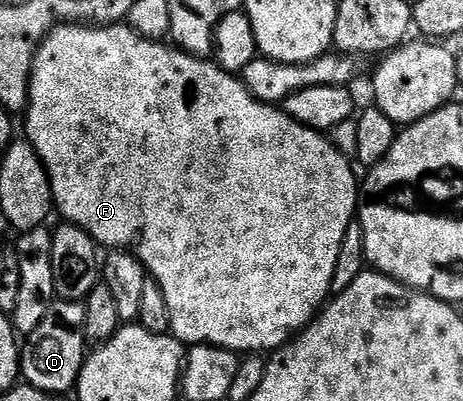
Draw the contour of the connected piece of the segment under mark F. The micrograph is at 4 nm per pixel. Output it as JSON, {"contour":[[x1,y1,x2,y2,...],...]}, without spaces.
{"contour":[[64,22,51,29,35,52,35,61,31,67,31,89,27,95,27,116,26,143,37,150,41,162,47,168,47,177,51,183,51,198,56,213,63,215,62,219,69,224,75,224,81,230,85,230,95,239,95,243,107,250,122,250,132,252,136,258,143,263,150,279,161,286,161,294,165,294,165,302,169,302,169,314,171,315,170,335,183,343,184,346,196,344,211,344,214,348,227,348,236,354,267,354,277,348,282,348,288,340,299,335,328,303,332,295,331,283,333,282,333,270,337,270,337,254,341,254,341,242,345,238,345,230,356,219,359,206,359,194,361,191,360,181,355,181,355,172,351,169,352,161,343,153,335,149,334,143,324,133,314,132,301,122,297,122,289,113,283,111,282,107,274,104,263,104,243,85,242,79,236,73,226,72,215,63,214,59,202,56,191,56,181,48,176,48,167,42,150,40,141,34,137,34,126,23,108,24,106,26,88,26,78,22]]}

